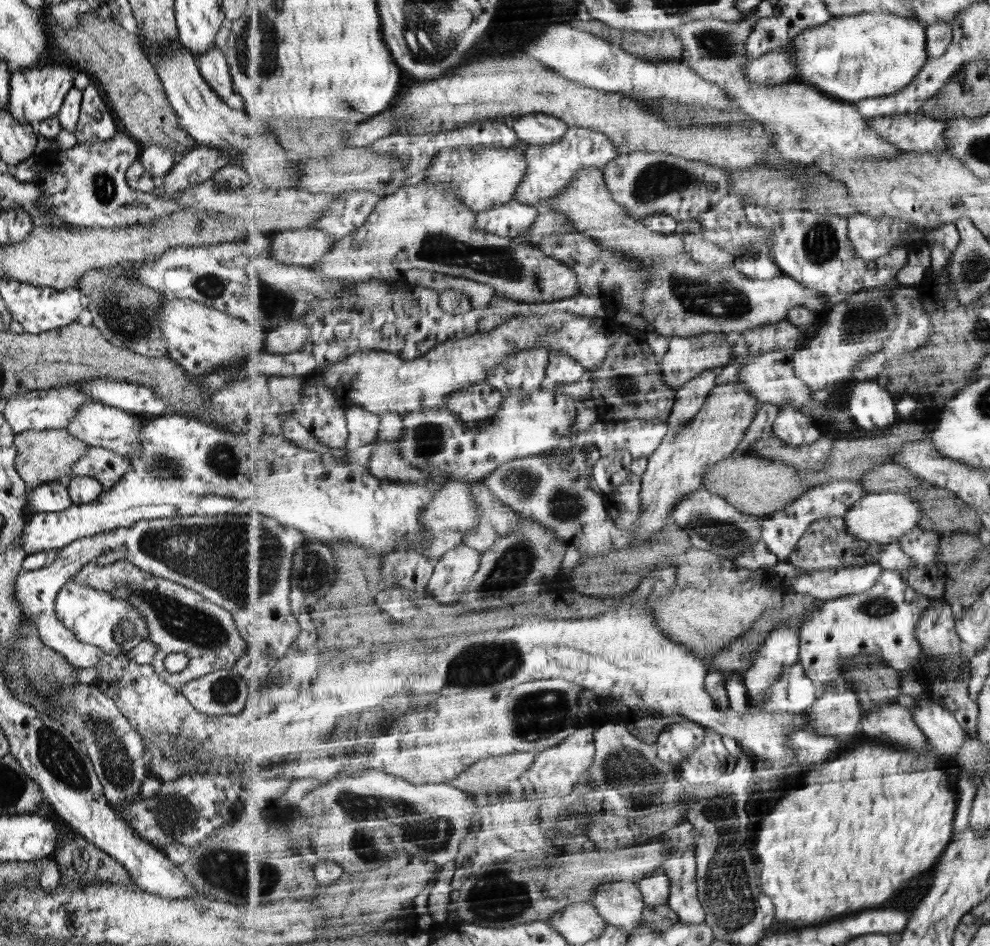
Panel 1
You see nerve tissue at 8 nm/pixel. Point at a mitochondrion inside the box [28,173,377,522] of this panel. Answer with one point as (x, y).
(131, 320)

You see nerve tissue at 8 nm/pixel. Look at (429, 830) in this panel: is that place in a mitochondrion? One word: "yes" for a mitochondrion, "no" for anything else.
yes

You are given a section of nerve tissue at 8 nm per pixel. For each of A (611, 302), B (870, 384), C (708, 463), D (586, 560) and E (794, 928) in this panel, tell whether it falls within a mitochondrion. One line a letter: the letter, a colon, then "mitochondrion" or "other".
A: other
B: other
C: other
D: other
E: other

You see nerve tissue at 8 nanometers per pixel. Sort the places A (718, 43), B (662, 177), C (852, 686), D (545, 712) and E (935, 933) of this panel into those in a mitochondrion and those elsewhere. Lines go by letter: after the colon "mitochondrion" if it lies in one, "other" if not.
A: mitochondrion
B: mitochondrion
C: other
D: mitochondrion
E: mitochondrion

